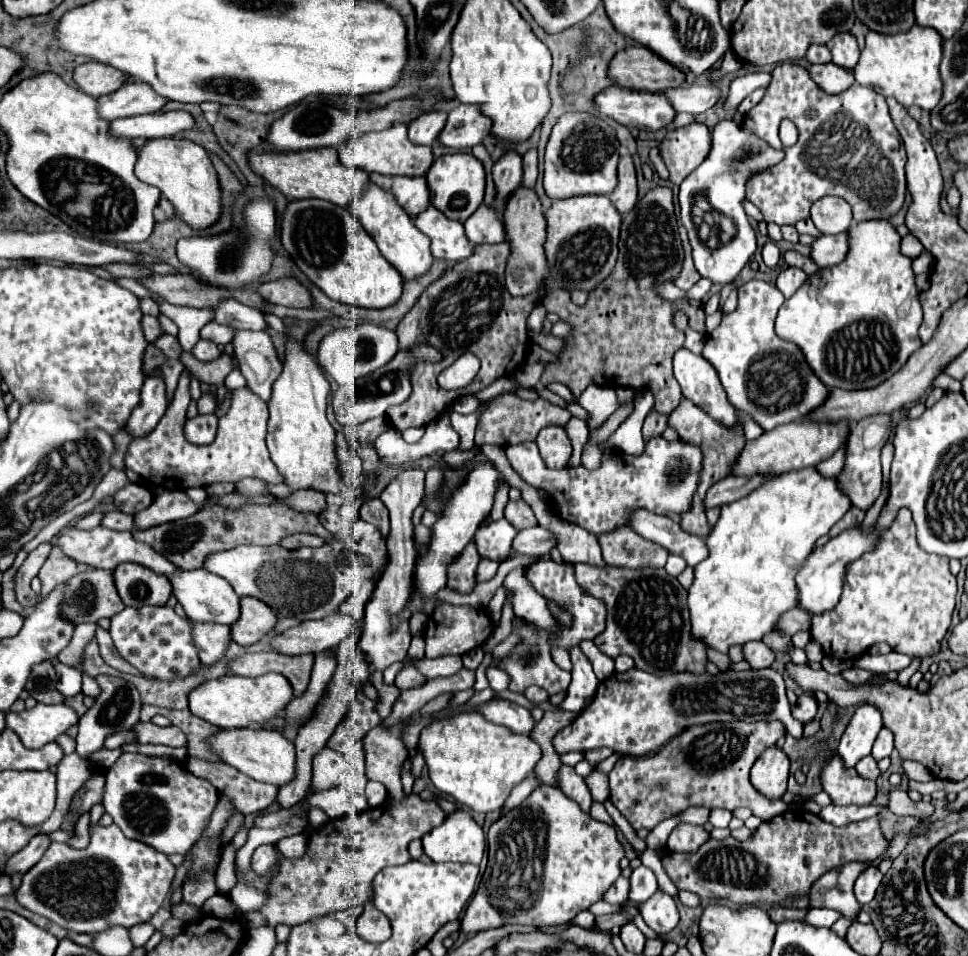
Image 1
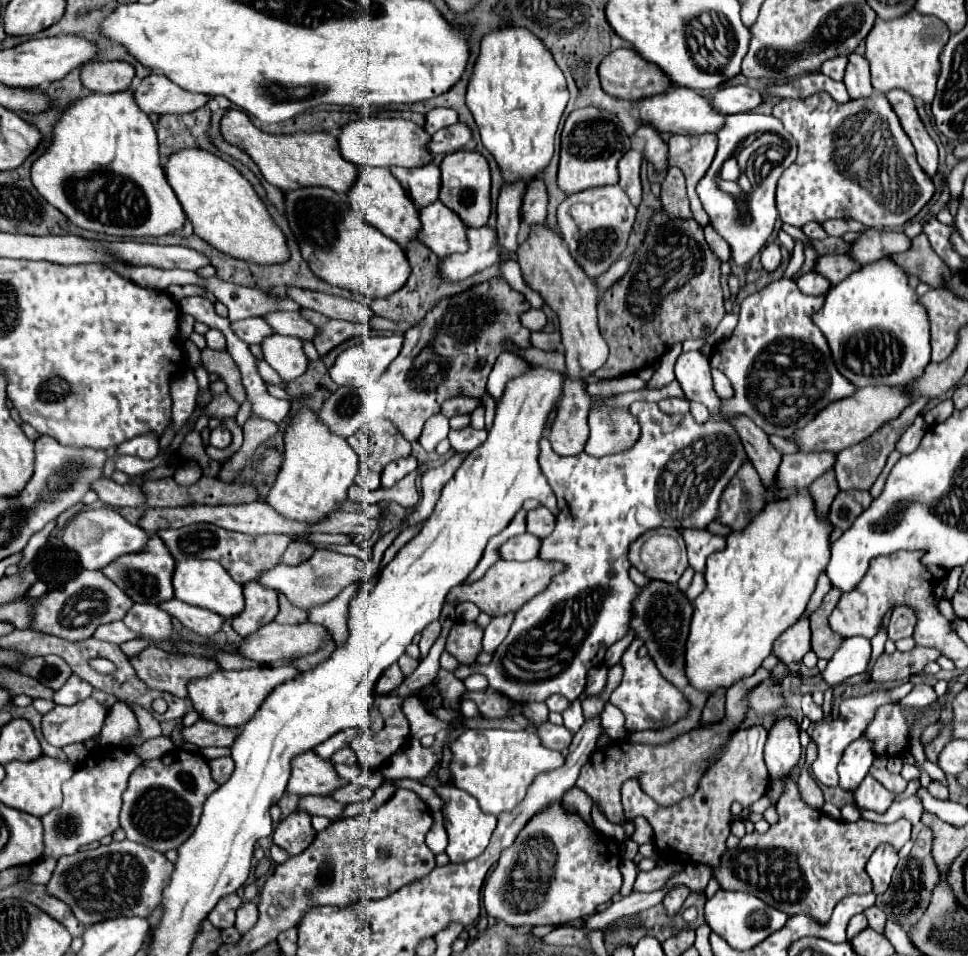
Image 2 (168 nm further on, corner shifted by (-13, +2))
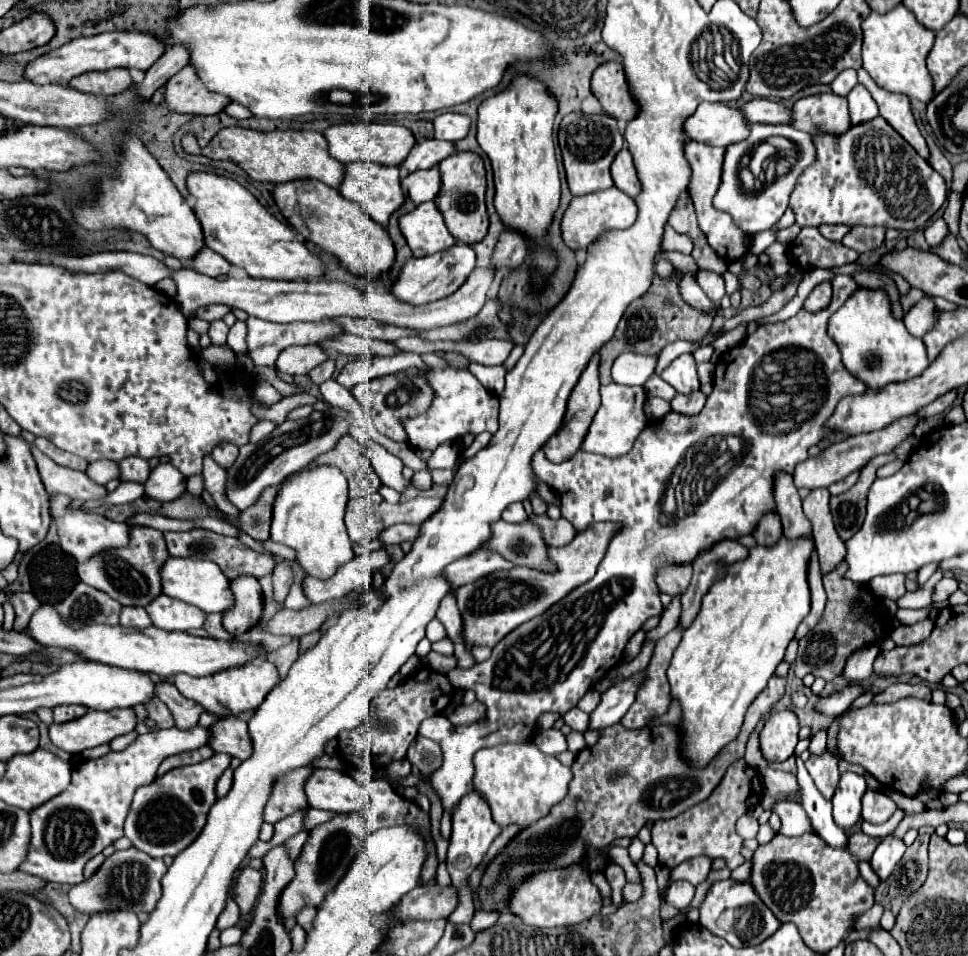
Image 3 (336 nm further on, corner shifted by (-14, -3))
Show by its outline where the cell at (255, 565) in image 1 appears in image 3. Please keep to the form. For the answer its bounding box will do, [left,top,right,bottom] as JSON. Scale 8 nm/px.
[302,550,388,604]

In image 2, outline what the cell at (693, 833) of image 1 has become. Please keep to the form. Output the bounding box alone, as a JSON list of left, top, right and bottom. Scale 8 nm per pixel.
[623,725,769,867]

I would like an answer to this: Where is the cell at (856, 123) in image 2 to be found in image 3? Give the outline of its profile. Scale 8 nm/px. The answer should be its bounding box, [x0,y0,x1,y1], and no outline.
[788,116,948,232]

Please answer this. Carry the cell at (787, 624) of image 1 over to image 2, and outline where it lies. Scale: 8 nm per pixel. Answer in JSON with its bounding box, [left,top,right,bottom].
[811,589,843,661]

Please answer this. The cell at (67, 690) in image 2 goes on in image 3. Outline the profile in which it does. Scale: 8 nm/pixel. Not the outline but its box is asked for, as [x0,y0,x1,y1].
[54,704,88,724]

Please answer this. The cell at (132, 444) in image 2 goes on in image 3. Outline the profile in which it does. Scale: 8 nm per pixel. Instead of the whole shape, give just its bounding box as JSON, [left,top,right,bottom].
[120,456,150,482]

